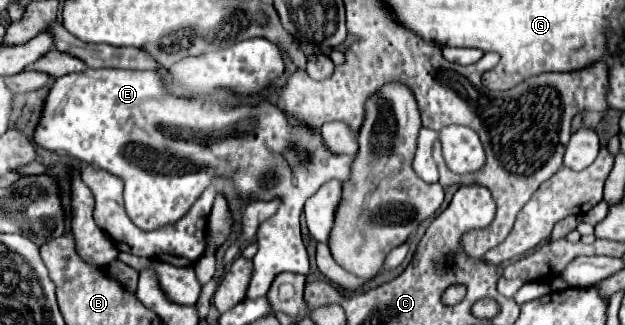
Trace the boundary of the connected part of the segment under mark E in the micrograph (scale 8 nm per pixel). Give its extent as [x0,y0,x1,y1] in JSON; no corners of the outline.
[34,69,354,299]

